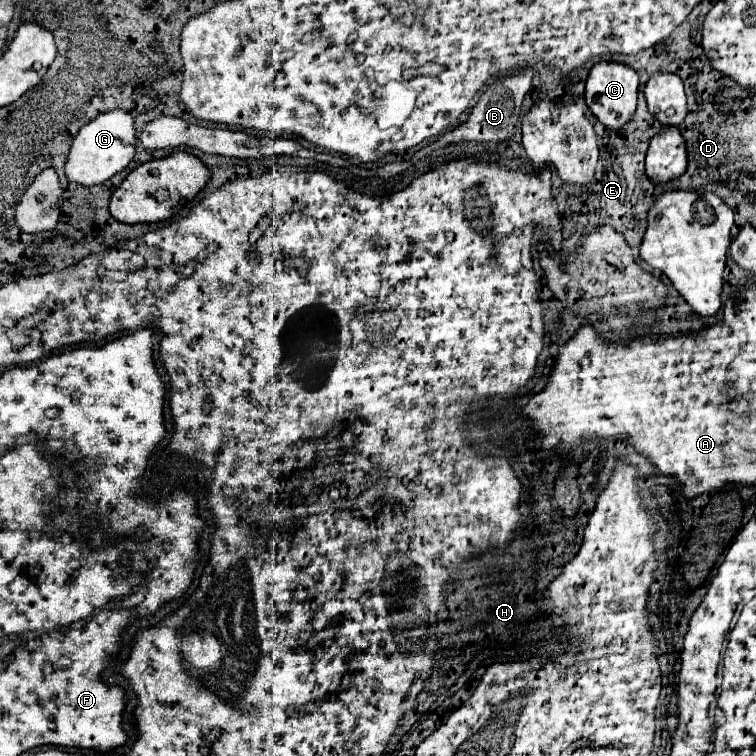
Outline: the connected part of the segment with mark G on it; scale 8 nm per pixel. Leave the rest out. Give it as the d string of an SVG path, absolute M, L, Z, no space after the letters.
M116 109L102 113L78 131L66 161L66 177L68 181L80 185L104 183L112 175L126 169L134 153L136 153L136 131L134 131L134 117L130 115L130 111Z

